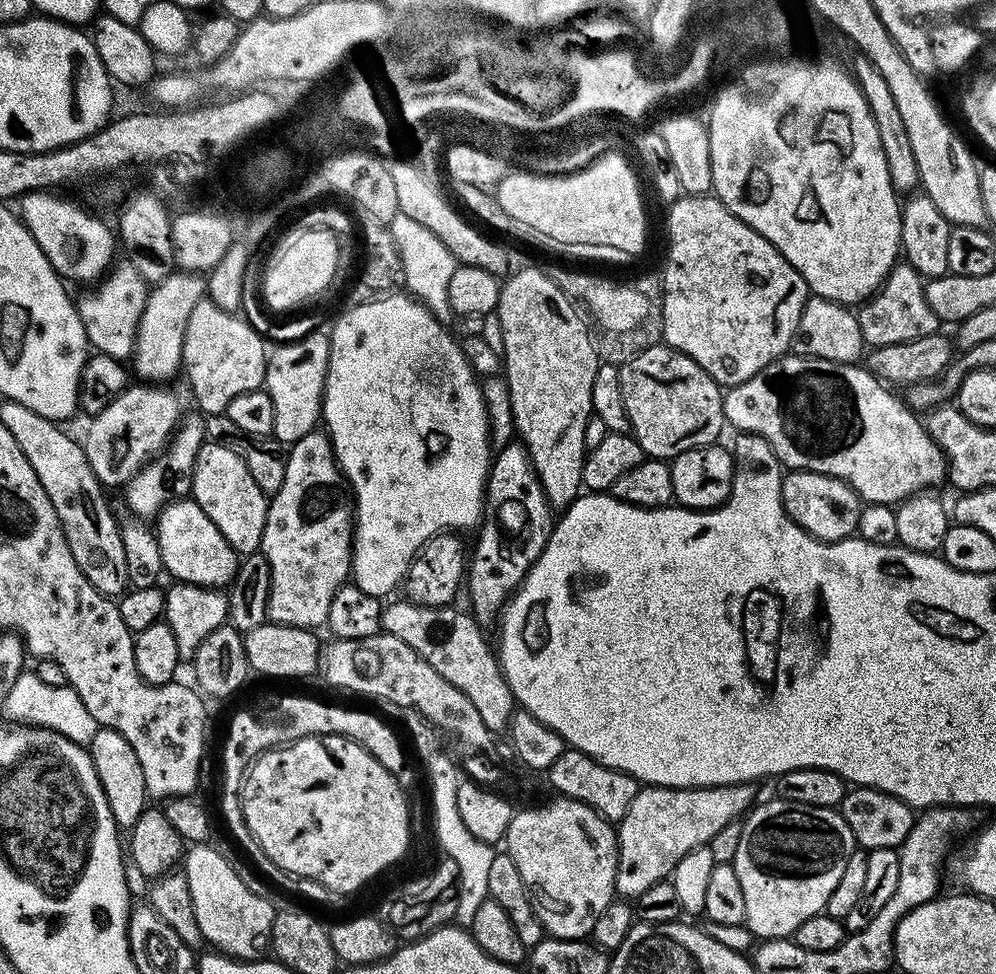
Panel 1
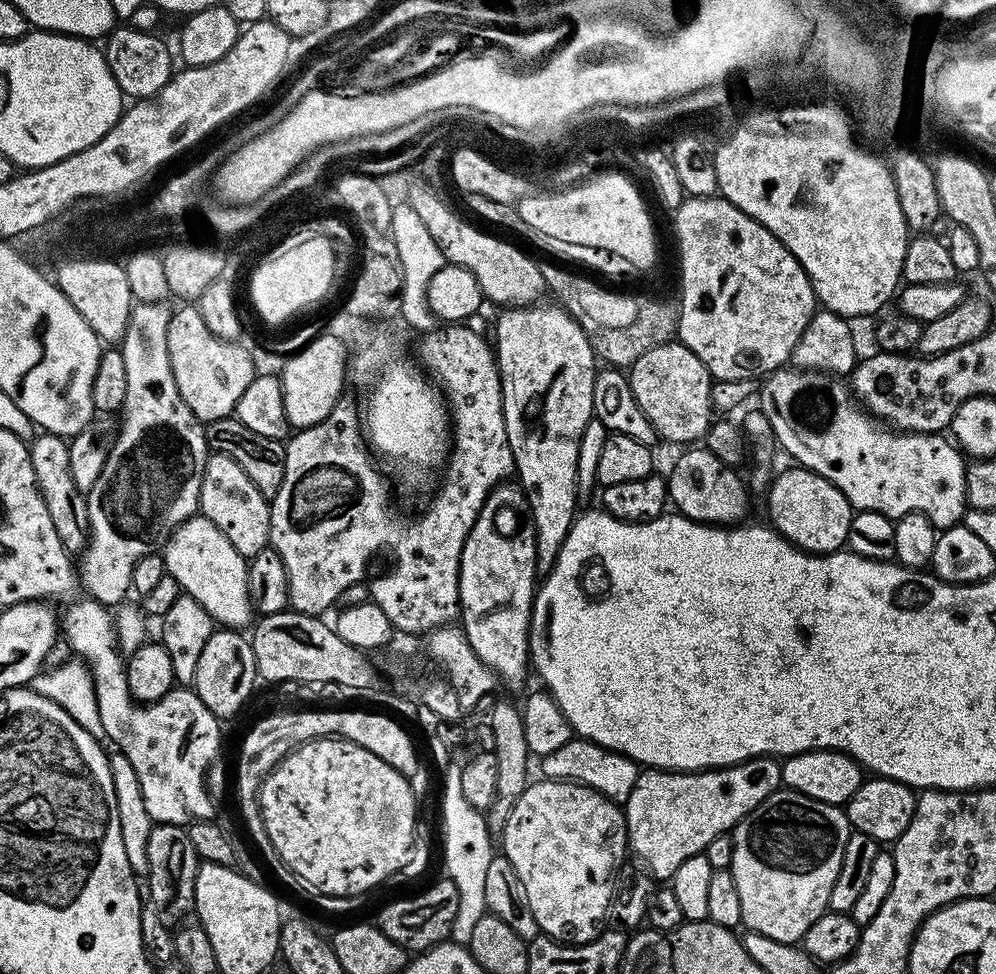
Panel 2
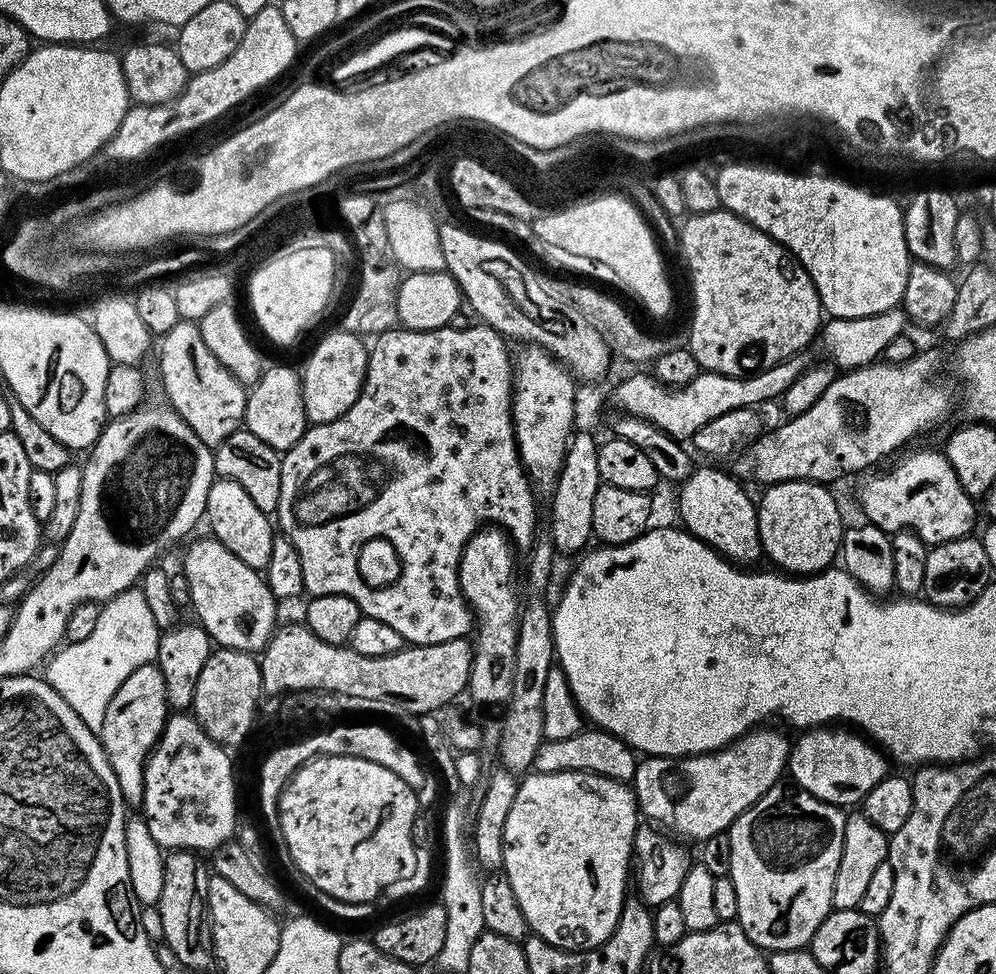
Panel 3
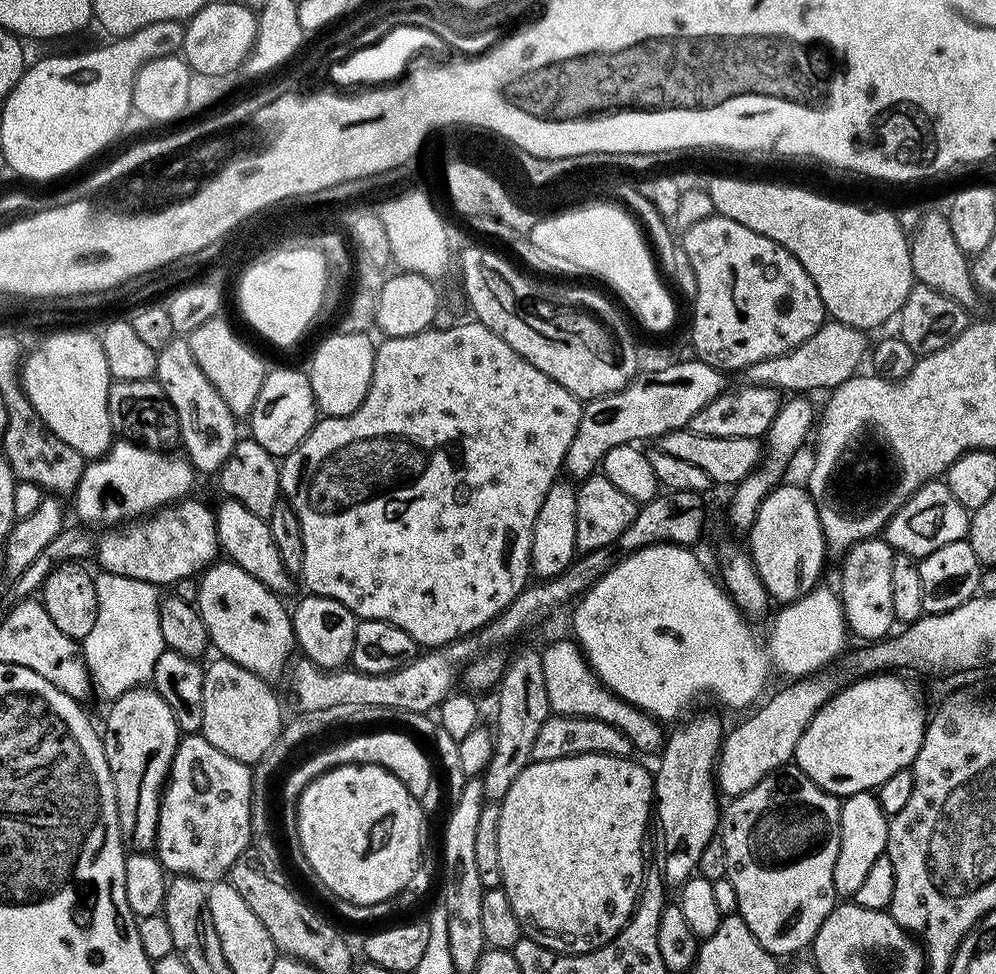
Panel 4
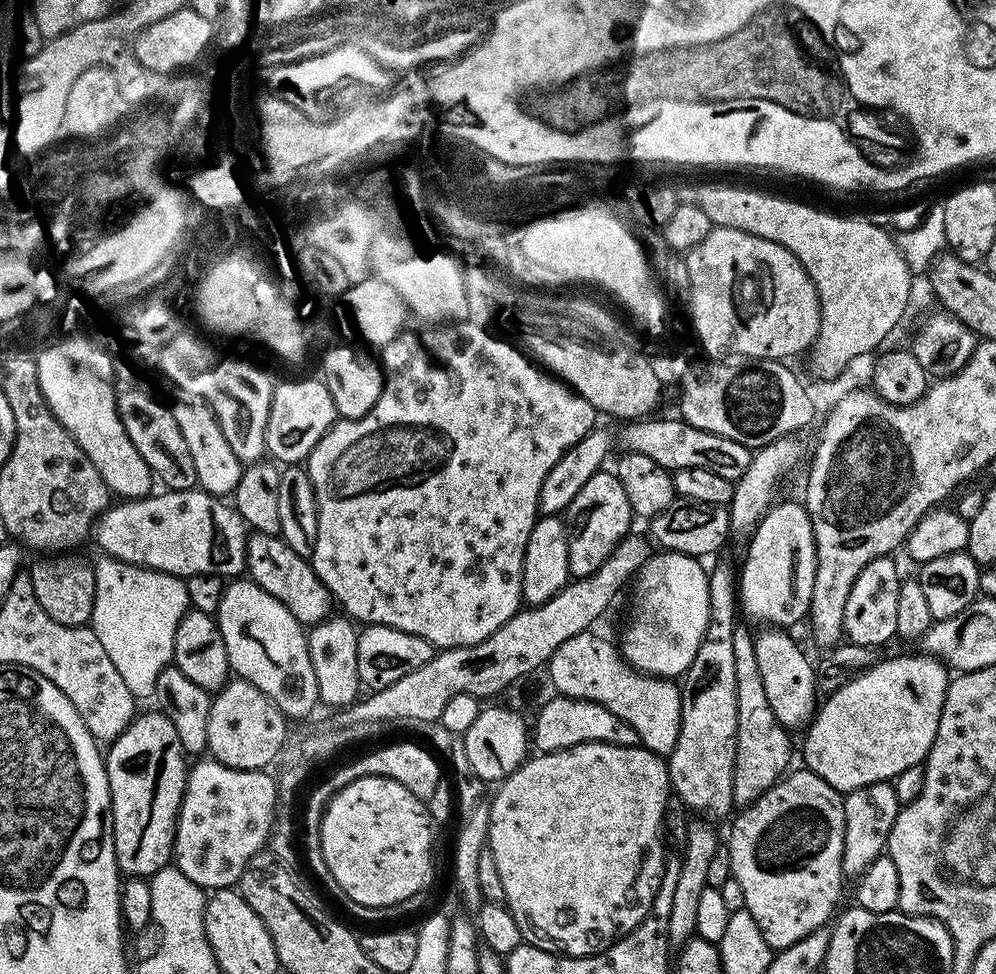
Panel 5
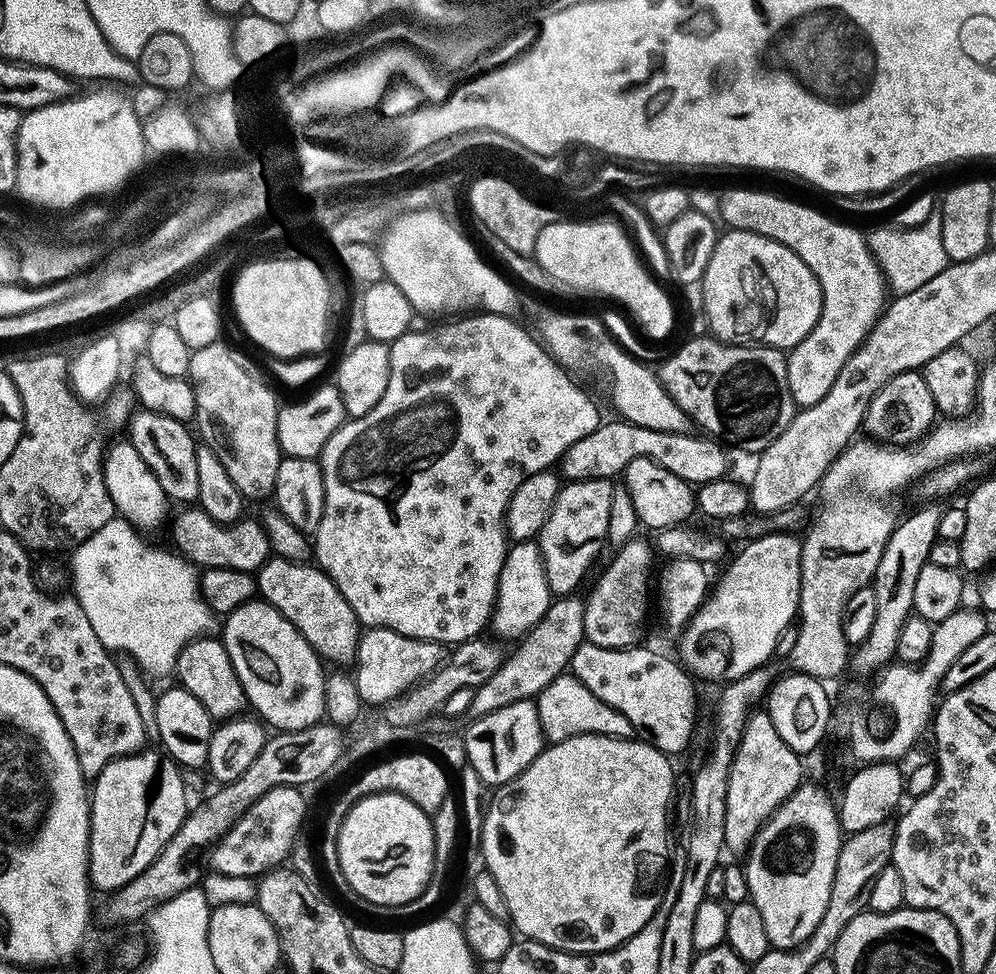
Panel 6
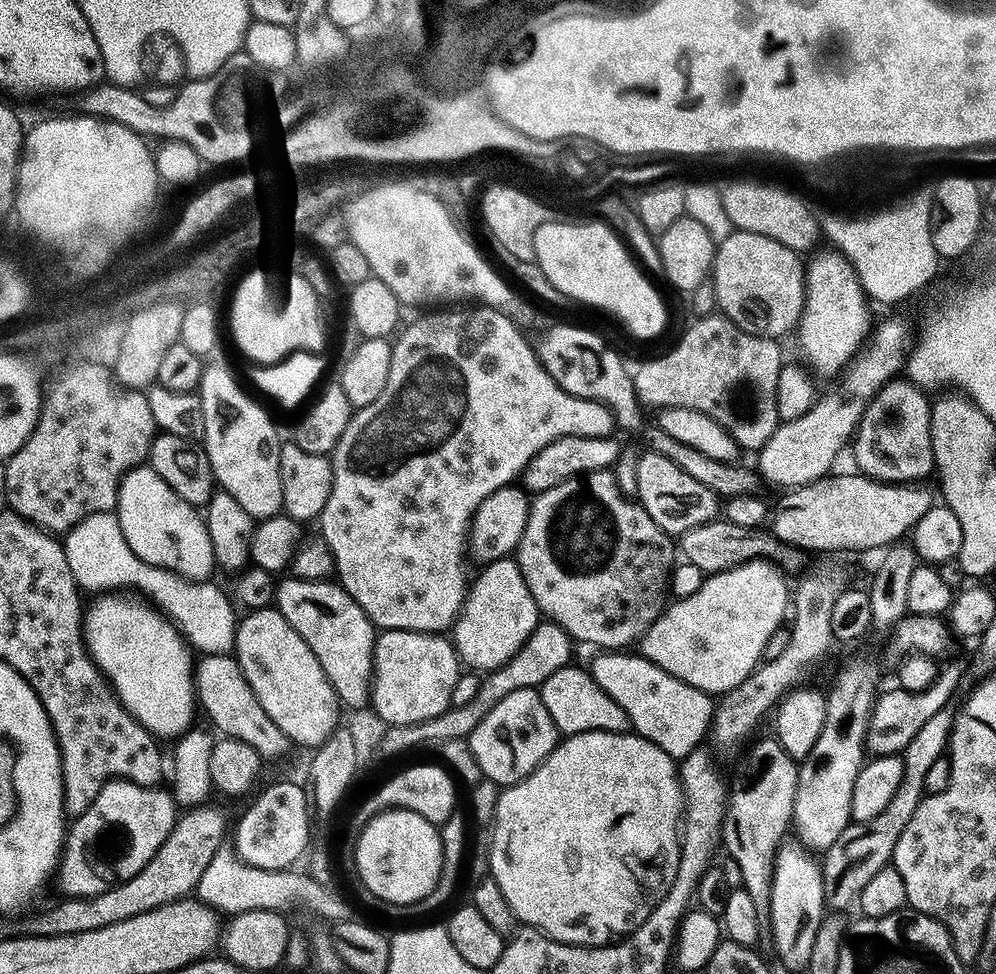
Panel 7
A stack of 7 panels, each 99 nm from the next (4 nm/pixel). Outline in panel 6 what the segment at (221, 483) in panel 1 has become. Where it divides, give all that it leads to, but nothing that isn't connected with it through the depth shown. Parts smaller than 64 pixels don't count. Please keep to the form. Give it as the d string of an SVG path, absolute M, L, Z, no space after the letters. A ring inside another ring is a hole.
M273 555L261 565L254 577L259 595L273 604L300 631L321 661L337 660L340 664L348 665L355 661L362 625L356 619L350 602L342 598L338 586L334 586L334 582L319 566Z

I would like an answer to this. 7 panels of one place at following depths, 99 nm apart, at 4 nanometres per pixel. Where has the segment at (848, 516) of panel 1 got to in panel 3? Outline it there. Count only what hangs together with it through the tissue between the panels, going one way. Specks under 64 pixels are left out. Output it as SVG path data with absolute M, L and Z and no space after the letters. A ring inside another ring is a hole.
M782 480L763 489L764 497L759 497L756 509L758 534L764 556L772 559L777 569L797 576L815 576L833 567L832 559L837 559L844 543L846 521L840 517L832 490L812 480Z

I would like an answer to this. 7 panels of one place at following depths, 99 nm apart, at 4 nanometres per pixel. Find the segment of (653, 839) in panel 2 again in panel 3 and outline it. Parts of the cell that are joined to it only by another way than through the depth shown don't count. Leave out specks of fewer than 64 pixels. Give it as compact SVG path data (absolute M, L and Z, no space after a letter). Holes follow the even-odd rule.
M772 726L757 727L725 748L719 748L716 752L703 752L700 756L683 758L644 756L637 763L636 773L632 775L630 781L630 787L636 793L639 815L657 829L663 830L669 837L679 838L684 842L689 842L688 840L703 842L706 838L714 838L714 834L727 832L729 826L741 814L750 810L750 806L754 806L758 798L766 794L766 790L781 783L783 776L780 775L785 775L792 744L782 733L768 727Z

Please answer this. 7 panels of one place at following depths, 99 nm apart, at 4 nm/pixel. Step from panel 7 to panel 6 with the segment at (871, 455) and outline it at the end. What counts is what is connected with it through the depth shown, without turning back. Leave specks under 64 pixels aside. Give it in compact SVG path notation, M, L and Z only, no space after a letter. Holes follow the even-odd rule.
M919 371L903 372L890 378L872 396L870 406L864 415L862 428L869 437L877 441L887 442L892 446L907 446L928 435L937 420L936 403L923 375Z

